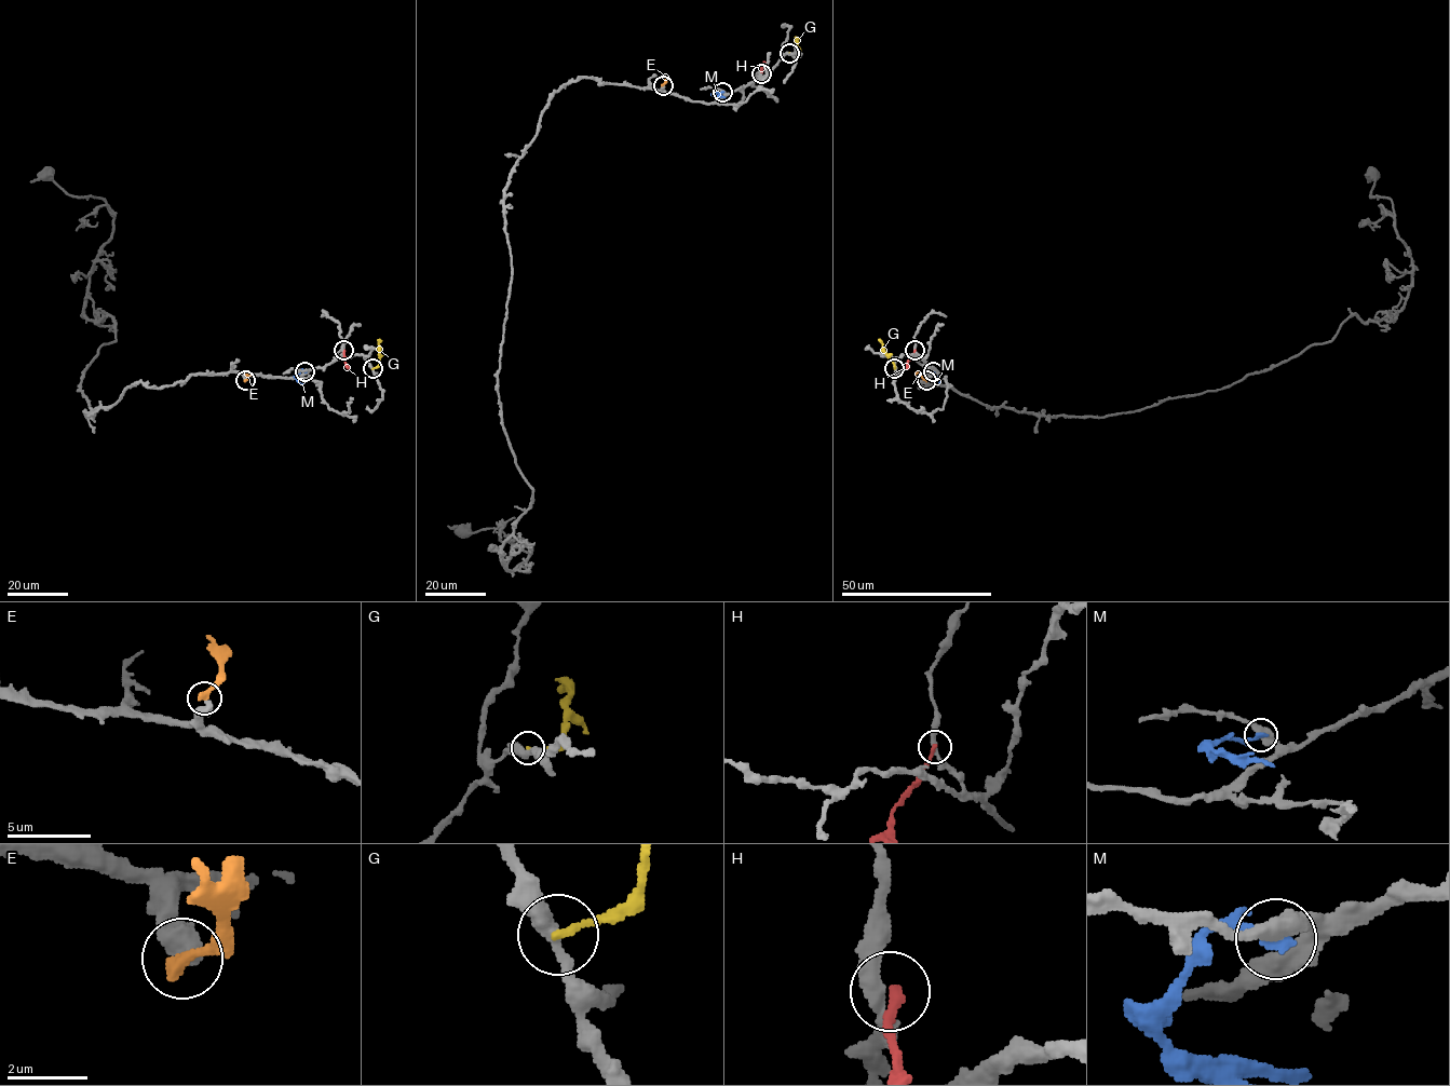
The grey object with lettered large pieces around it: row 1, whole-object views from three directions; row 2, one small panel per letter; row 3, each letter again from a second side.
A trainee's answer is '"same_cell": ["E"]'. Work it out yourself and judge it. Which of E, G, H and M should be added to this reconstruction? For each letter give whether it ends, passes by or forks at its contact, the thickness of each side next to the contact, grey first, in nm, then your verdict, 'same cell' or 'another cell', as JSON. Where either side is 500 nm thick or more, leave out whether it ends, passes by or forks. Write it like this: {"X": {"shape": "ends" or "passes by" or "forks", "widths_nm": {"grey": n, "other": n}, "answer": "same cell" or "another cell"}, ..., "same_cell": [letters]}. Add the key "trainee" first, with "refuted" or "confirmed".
{"trainee": "confirmed", "E": {"shape": "ends", "widths_nm": {"grey": 320, "other": 400}, "answer": "same cell"}, "G": {"shape": "ends", "widths_nm": {"grey": 380, "other": 180}, "answer": "another cell"}, "H": {"shape": "ends", "widths_nm": {"grey": 320, "other": 240}, "answer": "another cell"}, "M": {"shape": "ends", "widths_nm": {"grey": 440, "other": 320}, "answer": "another cell"}, "same_cell": ["E"]}

